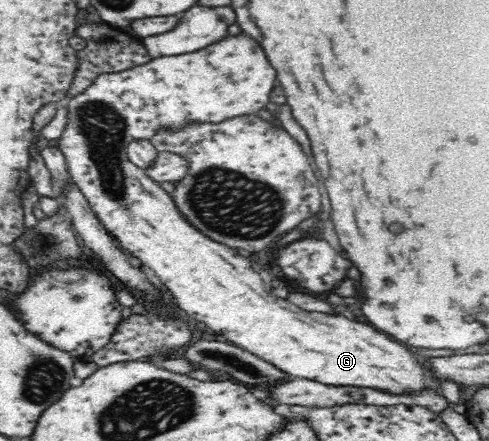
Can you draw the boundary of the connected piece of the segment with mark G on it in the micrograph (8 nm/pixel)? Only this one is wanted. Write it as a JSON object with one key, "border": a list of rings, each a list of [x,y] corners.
{"border":[[[237,34],[237,36],[227,36],[223,40],[219,40],[217,44],[211,44],[209,48],[203,48],[199,52],[191,52],[191,54],[183,54],[183,56],[165,56],[165,58],[159,58],[159,60],[151,60],[149,64],[139,65],[135,68],[129,68],[123,72],[109,72],[109,74],[101,74],[93,80],[93,84],[89,84],[89,88],[78,96],[68,97],[63,104],[69,109],[68,121],[66,124],[63,135],[57,141],[57,147],[61,149],[61,154],[65,156],[67,167],[69,168],[70,180],[81,189],[81,192],[85,195],[89,206],[92,207],[93,212],[98,216],[100,222],[104,225],[104,228],[109,232],[109,235],[113,239],[117,239],[121,248],[139,258],[142,266],[147,266],[153,270],[153,274],[161,280],[163,284],[171,291],[173,298],[176,298],[179,306],[189,315],[193,316],[195,320],[204,322],[211,330],[214,330],[217,334],[221,334],[223,338],[227,338],[228,342],[236,344],[238,347],[251,352],[255,356],[274,364],[279,370],[297,376],[298,379],[315,380],[317,382],[331,385],[331,386],[365,386],[365,388],[374,388],[375,390],[381,390],[381,392],[389,392],[389,394],[409,394],[409,392],[419,392],[423,388],[429,388],[425,384],[425,366],[415,358],[413,352],[409,352],[405,346],[401,346],[399,342],[387,338],[383,332],[367,326],[367,324],[361,324],[361,322],[355,322],[355,320],[349,320],[343,314],[329,314],[328,312],[307,312],[302,308],[299,308],[296,304],[289,302],[285,298],[277,297],[271,289],[271,281],[273,276],[267,271],[261,268],[257,262],[251,262],[249,258],[245,258],[233,248],[227,248],[225,244],[215,242],[215,240],[209,240],[207,236],[197,232],[177,210],[172,196],[165,192],[159,185],[159,182],[154,182],[149,177],[145,176],[144,170],[132,164],[127,157],[126,146],[135,139],[150,140],[159,132],[159,126],[169,126],[169,128],[179,128],[187,122],[223,122],[227,118],[233,118],[233,116],[243,116],[243,114],[253,114],[261,108],[265,108],[265,104],[269,102],[269,96],[271,96],[271,90],[275,86],[275,72],[273,72],[273,66],[269,64],[263,48],[251,38],[251,36],[245,36],[245,34]]]}

